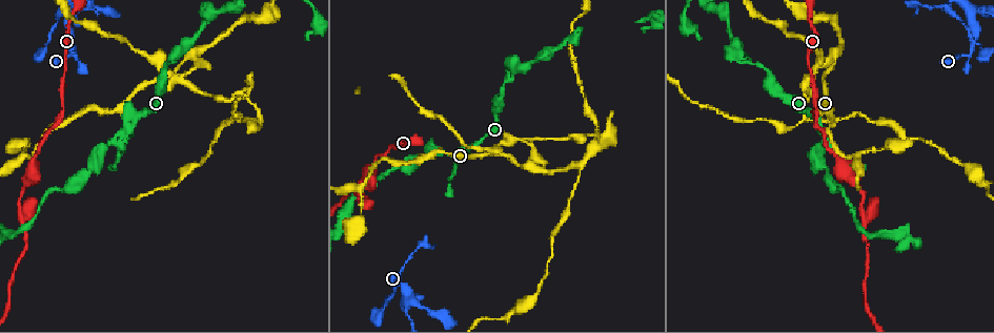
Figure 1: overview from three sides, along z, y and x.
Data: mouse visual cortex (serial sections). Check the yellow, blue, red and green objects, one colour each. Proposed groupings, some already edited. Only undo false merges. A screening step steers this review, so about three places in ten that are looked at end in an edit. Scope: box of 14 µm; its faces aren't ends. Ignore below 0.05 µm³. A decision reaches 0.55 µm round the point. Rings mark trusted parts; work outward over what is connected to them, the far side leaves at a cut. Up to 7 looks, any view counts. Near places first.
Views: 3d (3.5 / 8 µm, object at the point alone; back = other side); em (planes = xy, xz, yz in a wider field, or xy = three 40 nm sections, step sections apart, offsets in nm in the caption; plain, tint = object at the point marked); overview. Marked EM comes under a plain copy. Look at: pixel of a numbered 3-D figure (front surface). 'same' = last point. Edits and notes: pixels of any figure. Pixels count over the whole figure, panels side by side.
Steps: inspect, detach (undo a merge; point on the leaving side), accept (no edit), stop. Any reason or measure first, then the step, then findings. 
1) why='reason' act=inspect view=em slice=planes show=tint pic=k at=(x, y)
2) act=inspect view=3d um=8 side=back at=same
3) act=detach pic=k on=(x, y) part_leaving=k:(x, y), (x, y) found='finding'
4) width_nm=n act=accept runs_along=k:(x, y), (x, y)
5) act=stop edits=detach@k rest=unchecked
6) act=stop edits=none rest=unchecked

act=inspect view=3d um=3.5 pic=1 at=(357, 199)

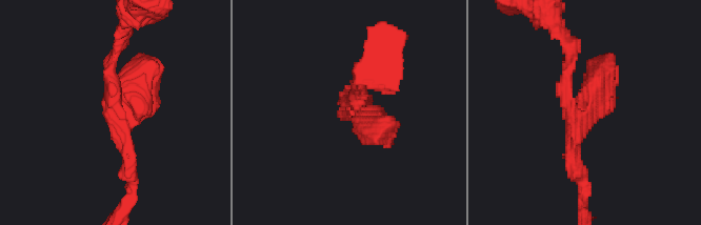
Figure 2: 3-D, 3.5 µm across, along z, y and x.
arms=3 arm_widths_nm=150,200,450 why='need the tissue' act=inspect view=em slice=xy step=2 show=tint pic=2 at=(120, 121)

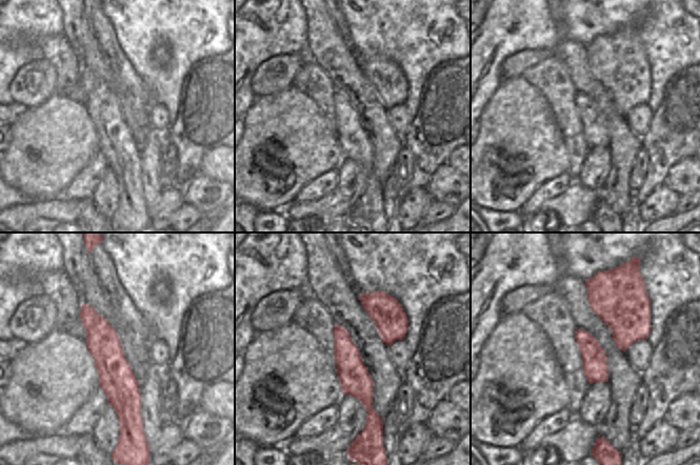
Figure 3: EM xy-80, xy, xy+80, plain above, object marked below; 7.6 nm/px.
act=accept runs_along=2:(351, 98), (376, 133) found='one cell here'

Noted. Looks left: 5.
why='narrows sharply' act=inspect view=3d um=3.5 pic=1 at=(969, 57)

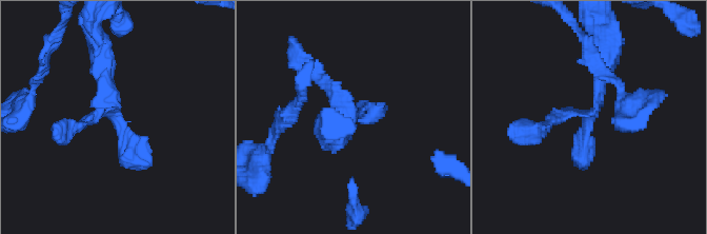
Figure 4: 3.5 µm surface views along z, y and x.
act=inspect view=em slice=xy step=5 show=tint pic=4 at=(351, 116)

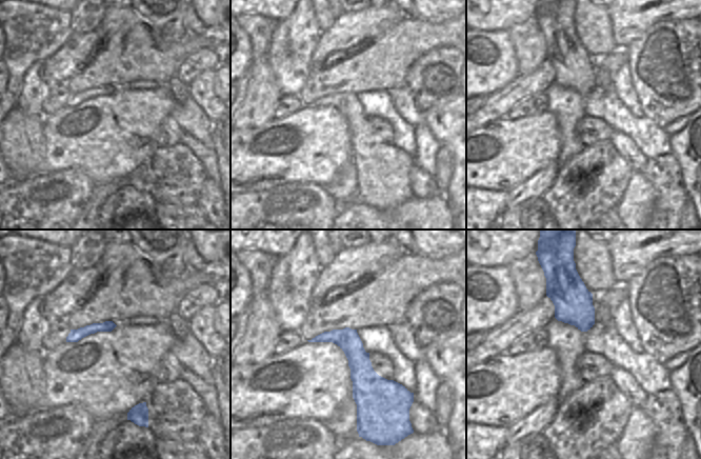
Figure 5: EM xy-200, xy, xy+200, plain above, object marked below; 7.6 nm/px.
act=accept found='one cell here'

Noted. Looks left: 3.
why='sudden change in width' act=inspect view=3d um=3.5 pic=1 at=(529, 164)

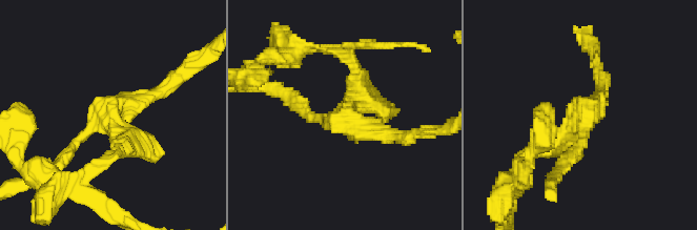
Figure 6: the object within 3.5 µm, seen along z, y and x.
arms=3 arm_widths_nm=200,250,300 why='need the tissue' act=inspect view=em slice=xy step=1 show=tint pic=6 at=(104, 117)

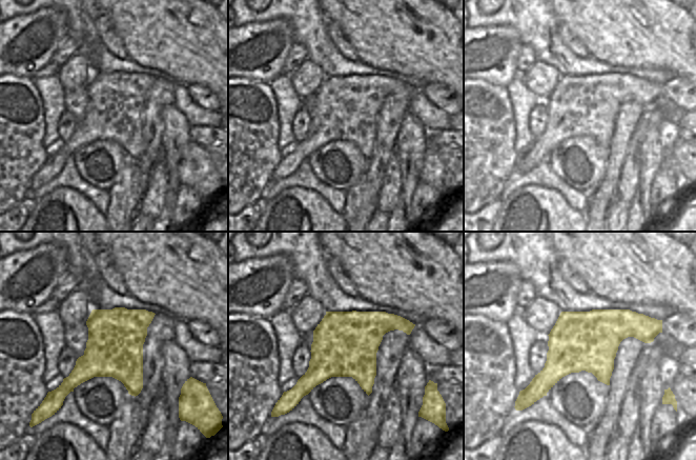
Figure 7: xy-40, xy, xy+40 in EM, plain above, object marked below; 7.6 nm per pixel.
act=accept runs_along=6:(57, 167), (99, 118), (118, 150) found='all the same cell'

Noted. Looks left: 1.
act=stop edits=none rest=unchecked

